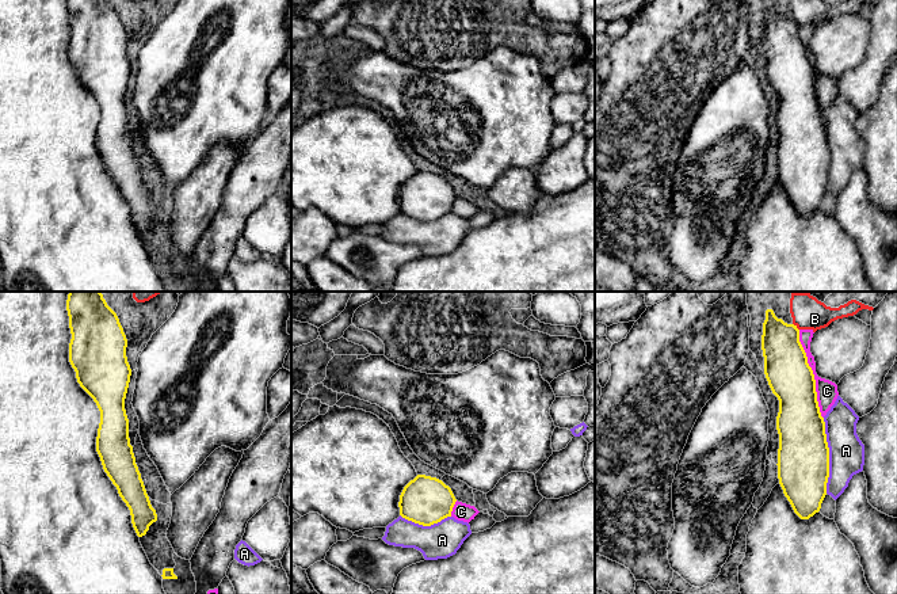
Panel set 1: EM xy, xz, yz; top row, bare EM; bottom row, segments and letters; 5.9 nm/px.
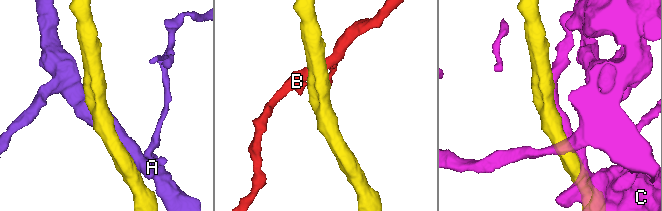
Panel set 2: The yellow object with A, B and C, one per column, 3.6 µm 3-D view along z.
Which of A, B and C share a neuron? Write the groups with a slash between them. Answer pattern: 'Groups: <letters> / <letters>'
Groups: A / B / C

